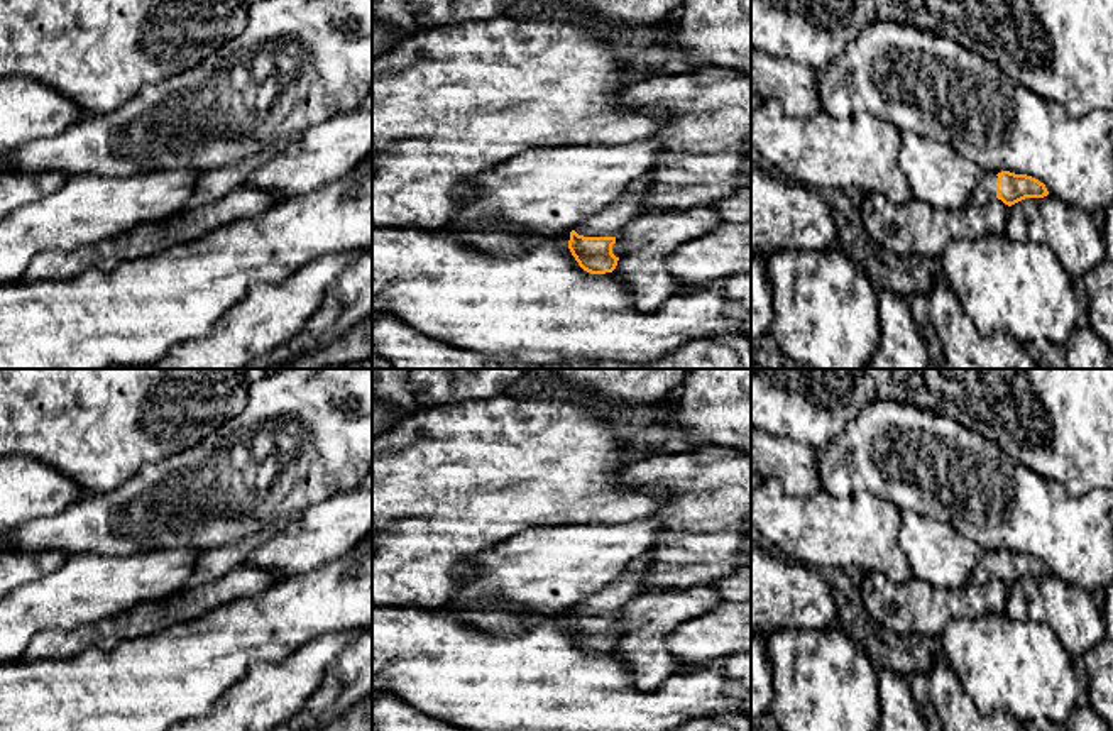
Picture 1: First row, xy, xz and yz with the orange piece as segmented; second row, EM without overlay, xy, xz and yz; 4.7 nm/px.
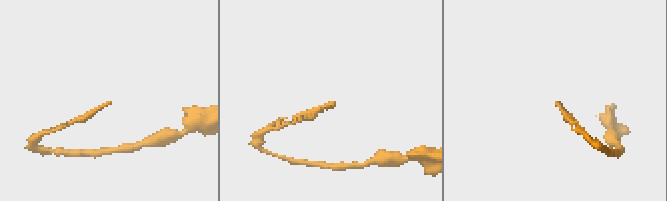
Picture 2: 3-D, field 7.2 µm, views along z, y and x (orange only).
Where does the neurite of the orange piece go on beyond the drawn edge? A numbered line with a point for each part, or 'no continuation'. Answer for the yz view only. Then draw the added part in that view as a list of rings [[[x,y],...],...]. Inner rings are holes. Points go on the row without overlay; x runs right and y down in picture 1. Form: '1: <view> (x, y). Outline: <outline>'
1: yz (986, 569). Outline: [[[984,552],[971,577],[971,584],[978,585],[996,577],[996,560],[998,560],[996,552]]]

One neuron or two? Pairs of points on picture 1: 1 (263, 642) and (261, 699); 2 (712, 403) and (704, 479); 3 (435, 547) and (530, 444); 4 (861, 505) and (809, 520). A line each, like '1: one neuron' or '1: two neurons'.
1: two neurons
2: two neurons
3: one neuron
4: one neuron

